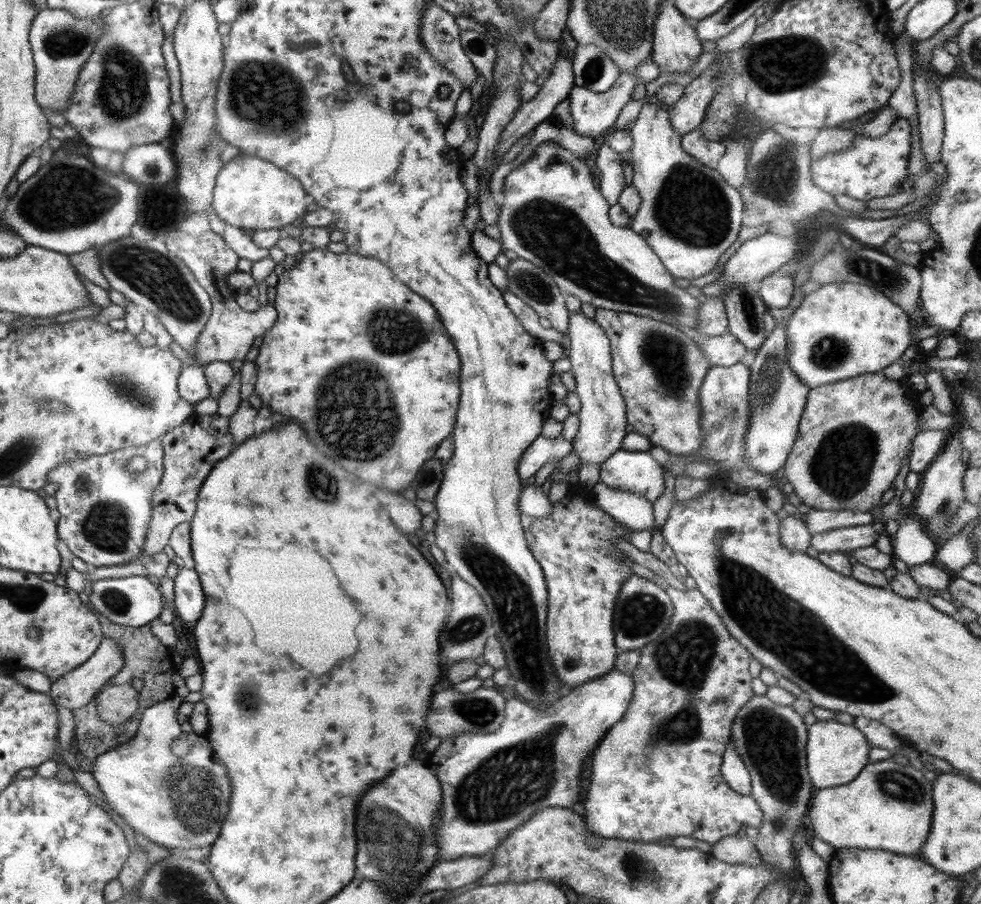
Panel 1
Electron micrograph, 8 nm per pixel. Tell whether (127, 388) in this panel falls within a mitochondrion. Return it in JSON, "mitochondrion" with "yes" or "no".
{"mitochondrion":"yes"}

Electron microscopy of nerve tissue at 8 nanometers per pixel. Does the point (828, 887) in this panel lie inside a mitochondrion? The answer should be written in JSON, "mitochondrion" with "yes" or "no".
{"mitochondrion":"no"}

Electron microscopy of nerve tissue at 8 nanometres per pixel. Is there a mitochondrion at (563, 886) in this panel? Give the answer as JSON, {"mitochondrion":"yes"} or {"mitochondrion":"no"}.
{"mitochondrion":"no"}

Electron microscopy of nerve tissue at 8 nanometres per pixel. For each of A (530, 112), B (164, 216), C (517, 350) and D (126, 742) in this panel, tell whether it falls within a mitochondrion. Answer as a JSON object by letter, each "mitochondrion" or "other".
{"A":"other","B":"other","C":"other","D":"other"}

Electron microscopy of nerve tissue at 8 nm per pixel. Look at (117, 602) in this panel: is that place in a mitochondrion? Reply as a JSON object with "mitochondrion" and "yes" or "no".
{"mitochondrion":"yes"}

